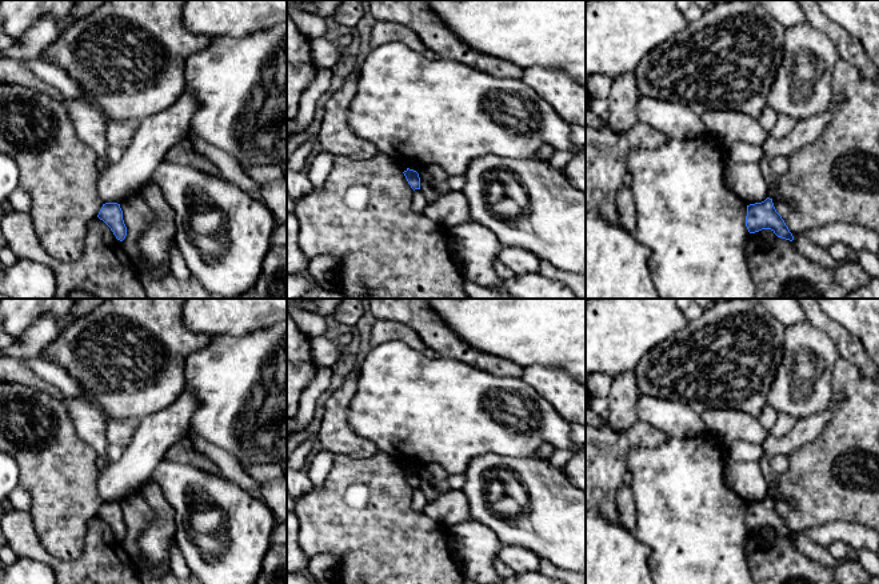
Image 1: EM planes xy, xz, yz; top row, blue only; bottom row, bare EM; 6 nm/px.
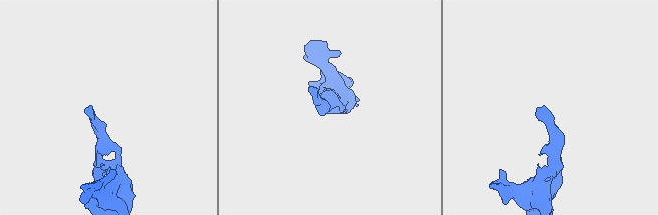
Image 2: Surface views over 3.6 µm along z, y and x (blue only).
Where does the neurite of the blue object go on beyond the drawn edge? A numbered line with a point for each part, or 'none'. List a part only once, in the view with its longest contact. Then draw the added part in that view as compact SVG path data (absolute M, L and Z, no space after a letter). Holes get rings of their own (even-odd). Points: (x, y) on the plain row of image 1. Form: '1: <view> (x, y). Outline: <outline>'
none

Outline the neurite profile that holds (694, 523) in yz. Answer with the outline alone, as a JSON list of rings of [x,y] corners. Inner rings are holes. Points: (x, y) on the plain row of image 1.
[[[708,431],[694,437],[667,437],[658,447],[634,447],[627,456],[636,505],[632,535],[650,548],[654,584],[754,584],[746,556],[747,503],[726,481],[726,444]]]

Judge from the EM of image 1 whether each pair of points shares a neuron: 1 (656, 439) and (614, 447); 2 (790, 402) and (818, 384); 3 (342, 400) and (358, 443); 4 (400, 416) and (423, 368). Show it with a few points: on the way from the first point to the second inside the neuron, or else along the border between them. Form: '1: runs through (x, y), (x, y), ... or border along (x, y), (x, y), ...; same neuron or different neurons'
1: runs through (646, 439), (624, 440); same neuron
2: runs through (796, 395), (806, 386), (811, 386); same neuron
3: runs through (340, 411), (340, 427), (347, 434); same neuron
4: runs through (404, 404), (404, 387), (411, 380); same neuron

